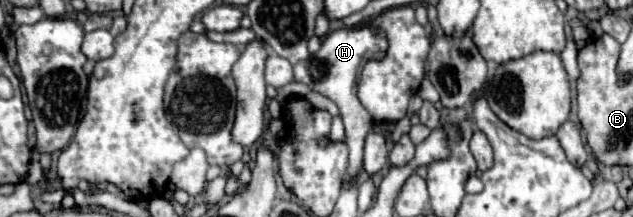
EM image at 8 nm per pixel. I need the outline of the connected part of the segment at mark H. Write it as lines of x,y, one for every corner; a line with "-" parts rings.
359,26
351,30
335,30
329,36
321,40
321,48
317,54
309,56
307,60
301,60
293,66
295,82
307,84
313,92
319,92
333,100
341,112
343,126
347,132
347,146
349,146
349,168
347,178
355,174
355,166
363,164
363,142
369,130
373,128
373,118
367,112
367,108
357,98
357,84
359,84
359,70
369,60
383,60
387,54
387,36
381,28
373,26

